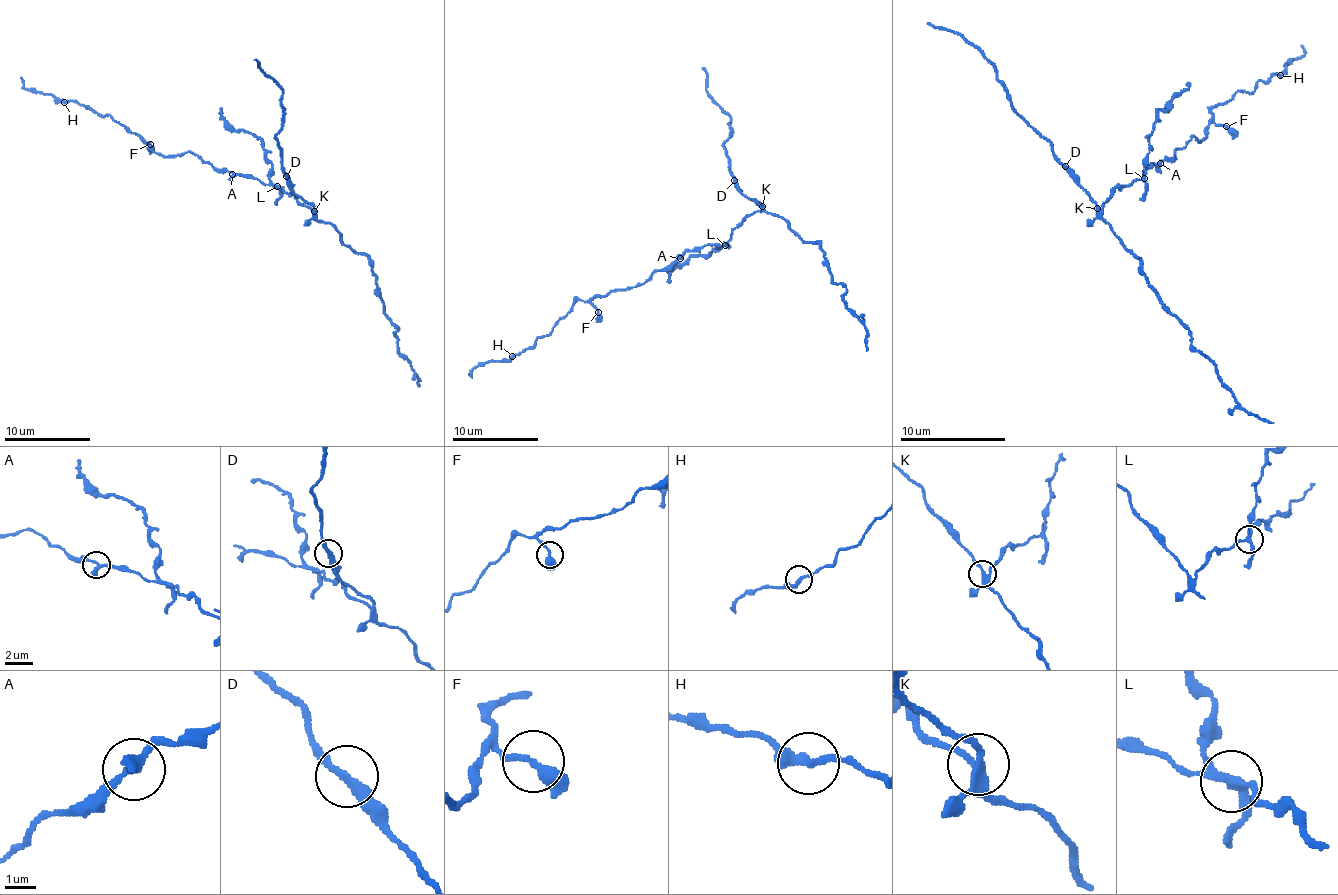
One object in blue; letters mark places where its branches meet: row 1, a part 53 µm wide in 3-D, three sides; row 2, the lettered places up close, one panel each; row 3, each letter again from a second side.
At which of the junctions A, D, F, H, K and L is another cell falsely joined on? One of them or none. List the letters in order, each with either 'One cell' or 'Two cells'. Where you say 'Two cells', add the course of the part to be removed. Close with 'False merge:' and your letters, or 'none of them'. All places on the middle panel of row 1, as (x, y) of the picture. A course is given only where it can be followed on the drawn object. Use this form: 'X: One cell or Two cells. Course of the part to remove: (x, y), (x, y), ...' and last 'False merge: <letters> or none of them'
A: One cell
D: One cell
F: One cell
H: One cell
K: One cell
L: Two cells. Course of the part to remove: (725, 245), (717, 245), (719, 247), (706, 256), (691, 256), (669, 275), (669, 282)
False merge: L

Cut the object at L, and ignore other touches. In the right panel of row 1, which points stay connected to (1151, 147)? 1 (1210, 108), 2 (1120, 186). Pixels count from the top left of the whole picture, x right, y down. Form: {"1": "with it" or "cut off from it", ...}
{"1": "cut off from it", "2": "cut off from it"}

